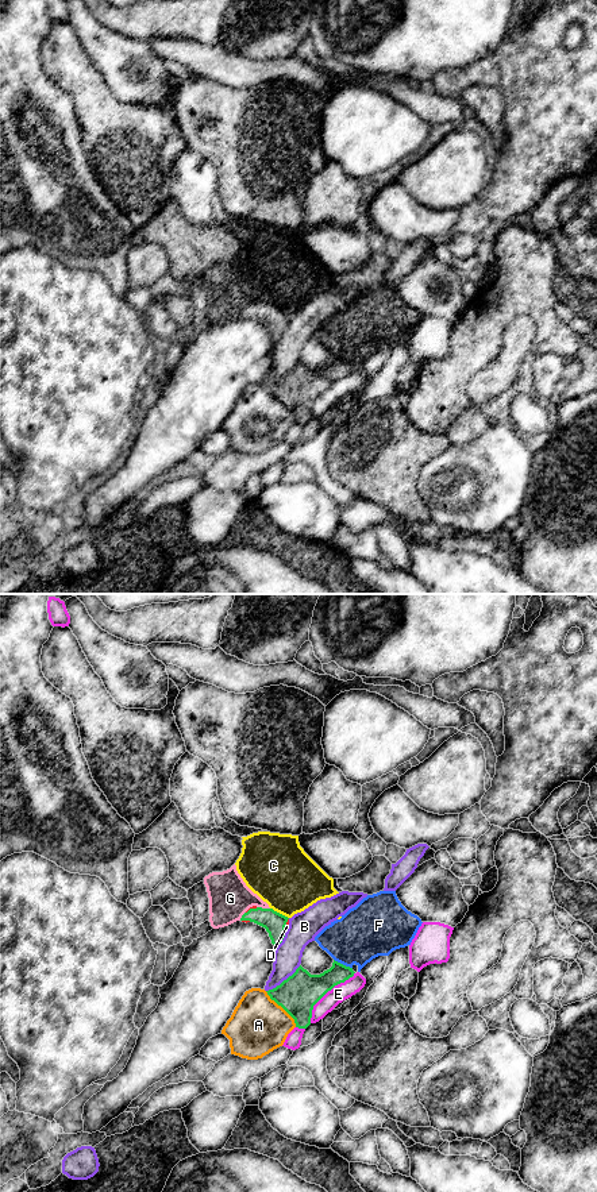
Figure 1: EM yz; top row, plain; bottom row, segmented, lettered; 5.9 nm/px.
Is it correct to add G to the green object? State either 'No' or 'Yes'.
No

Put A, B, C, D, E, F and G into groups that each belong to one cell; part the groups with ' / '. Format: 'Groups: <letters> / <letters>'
Groups: A / B / C F G / D / E

